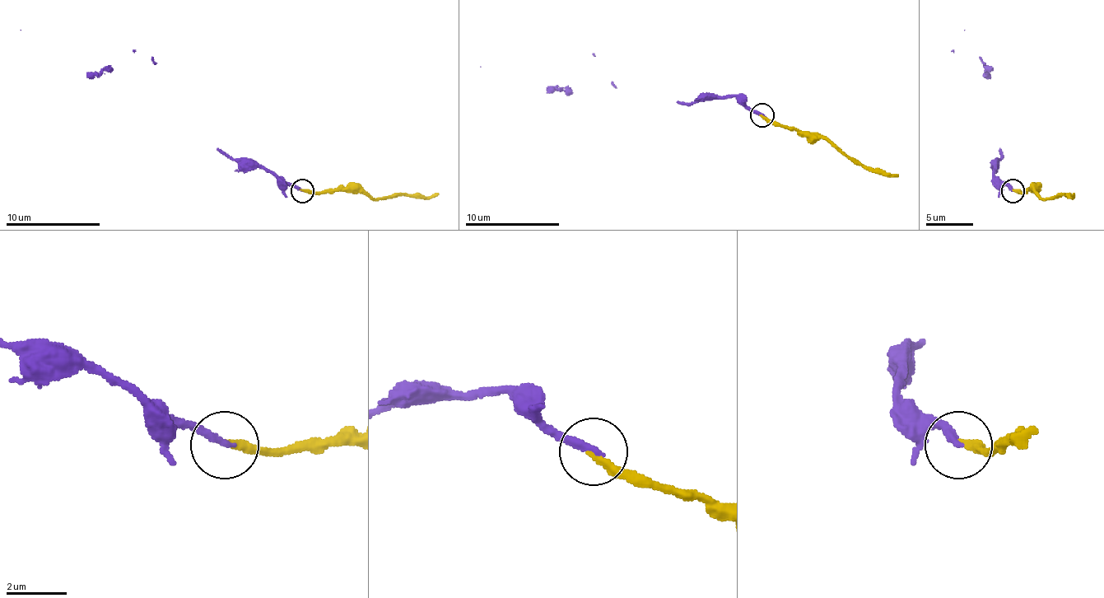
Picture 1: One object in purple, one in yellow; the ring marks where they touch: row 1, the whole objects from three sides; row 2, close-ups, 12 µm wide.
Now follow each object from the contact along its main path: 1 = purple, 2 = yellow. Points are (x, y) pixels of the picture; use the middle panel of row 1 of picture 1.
1: (761, 114), (745, 107), (733, 95), (700, 95), (686, 102), (546, 88), (480, 67)
2: (761, 114), (773, 121), (825, 136), (846, 155), (887, 174), (898, 176)

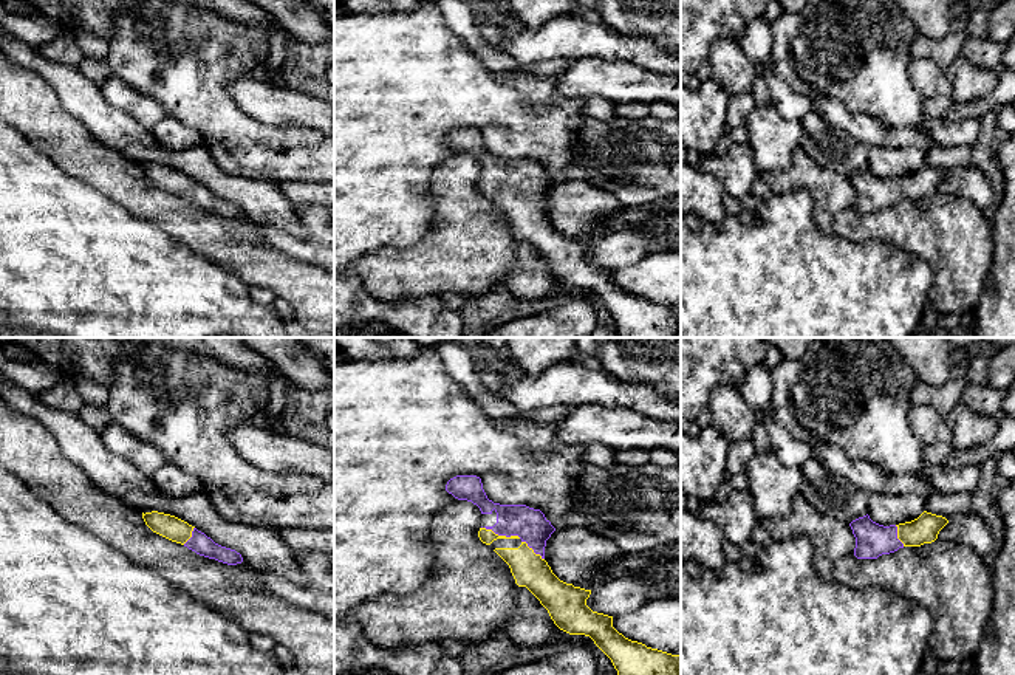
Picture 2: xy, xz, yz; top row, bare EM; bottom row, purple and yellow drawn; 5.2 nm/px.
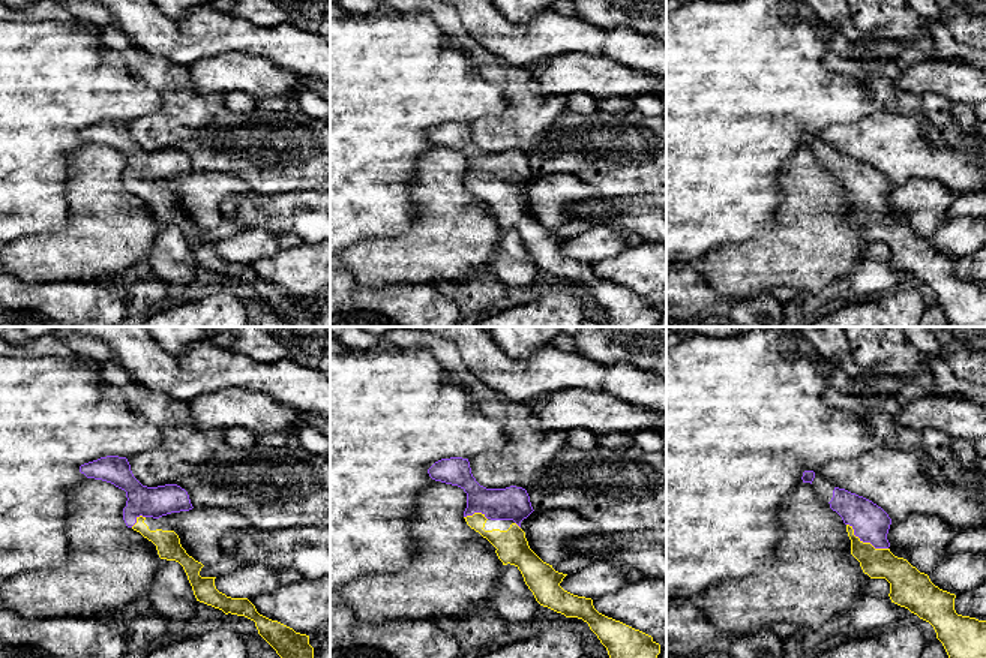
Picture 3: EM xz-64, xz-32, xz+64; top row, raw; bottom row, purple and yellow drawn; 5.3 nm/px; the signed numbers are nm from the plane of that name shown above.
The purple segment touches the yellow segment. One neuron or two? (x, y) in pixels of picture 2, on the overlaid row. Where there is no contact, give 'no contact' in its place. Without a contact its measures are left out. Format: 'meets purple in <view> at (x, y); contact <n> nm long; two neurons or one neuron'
meets purple in xz at (503, 534); contact 200 nm long; one neuron

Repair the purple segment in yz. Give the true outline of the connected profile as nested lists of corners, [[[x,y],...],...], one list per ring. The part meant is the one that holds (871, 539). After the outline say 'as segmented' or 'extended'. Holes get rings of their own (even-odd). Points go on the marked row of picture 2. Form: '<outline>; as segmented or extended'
[[[924,511],[911,522],[883,526],[866,514],[849,523],[856,537],[854,556],[857,559],[877,559],[904,547],[931,543],[947,523],[945,517]]]; extended

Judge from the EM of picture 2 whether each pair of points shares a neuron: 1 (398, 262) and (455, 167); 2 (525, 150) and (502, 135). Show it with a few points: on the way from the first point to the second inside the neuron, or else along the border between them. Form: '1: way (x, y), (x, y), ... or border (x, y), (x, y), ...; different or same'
1: way (426, 250), (455, 220), (455, 195); same
2: way (519, 146), (508, 141); same

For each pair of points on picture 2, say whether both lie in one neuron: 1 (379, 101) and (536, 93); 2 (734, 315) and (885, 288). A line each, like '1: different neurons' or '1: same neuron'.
1: different neurons
2: same neuron

